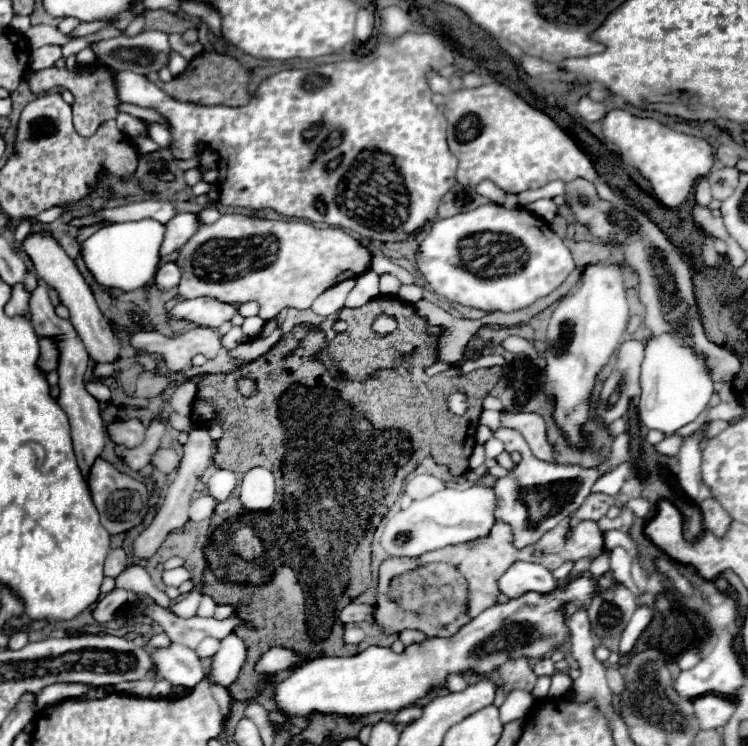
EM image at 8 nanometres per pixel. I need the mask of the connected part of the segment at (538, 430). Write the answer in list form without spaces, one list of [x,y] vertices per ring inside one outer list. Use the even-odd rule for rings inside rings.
[[[503,410],[501,412],[501,426],[519,430],[525,436],[525,440],[529,442],[531,452],[539,460],[547,460],[547,462],[555,464],[555,456],[553,456],[551,444],[547,442],[547,436],[545,436],[545,420],[543,420],[541,414],[537,414],[537,412]]]

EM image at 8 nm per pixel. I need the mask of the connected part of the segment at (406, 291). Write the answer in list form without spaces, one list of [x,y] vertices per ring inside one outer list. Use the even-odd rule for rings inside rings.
[[[401,286],[399,296],[401,296],[401,300],[415,304],[417,300],[421,300],[421,298],[423,298],[423,290],[421,290],[419,286]]]

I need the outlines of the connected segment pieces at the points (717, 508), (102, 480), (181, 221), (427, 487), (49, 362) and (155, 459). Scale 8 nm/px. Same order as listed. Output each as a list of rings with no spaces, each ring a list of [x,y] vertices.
[[[707,498],[707,500],[703,500],[703,502],[699,504],[699,508],[701,508],[701,512],[703,512],[703,526],[705,526],[707,530],[711,530],[713,534],[723,536],[725,530],[729,528],[729,524],[731,524],[731,518],[729,518],[729,514],[721,508],[721,504],[717,504],[715,498]]]
[[[97,458],[97,462],[91,468],[91,476],[89,476],[89,490],[93,496],[93,504],[99,510],[101,524],[111,536],[123,534],[143,522],[143,516],[147,512],[147,502],[149,502],[149,488],[145,486],[145,482],[135,480],[129,474],[119,472],[115,466],[105,462],[103,458]]]
[[[179,212],[177,216],[173,216],[173,220],[169,220],[167,224],[167,234],[161,246],[161,256],[169,256],[171,252],[179,250],[201,226],[199,216],[193,212]]]
[[[417,474],[405,482],[405,492],[409,496],[431,496],[437,490],[441,490],[443,486],[445,484],[431,474]]]
[[[39,340],[41,346],[41,356],[39,356],[39,368],[43,372],[51,372],[57,368],[57,344],[53,344],[53,340]]]
[[[159,448],[159,450],[153,452],[153,456],[151,456],[151,466],[157,468],[157,470],[161,470],[161,472],[165,472],[165,474],[171,474],[171,472],[179,466],[179,460],[181,460],[181,458],[179,458],[177,452]]]

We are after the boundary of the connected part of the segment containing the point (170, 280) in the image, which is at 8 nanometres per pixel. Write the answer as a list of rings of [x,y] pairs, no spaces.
[[[161,262],[155,274],[155,286],[159,290],[171,290],[179,284],[179,278],[181,278],[181,272],[175,262]]]

